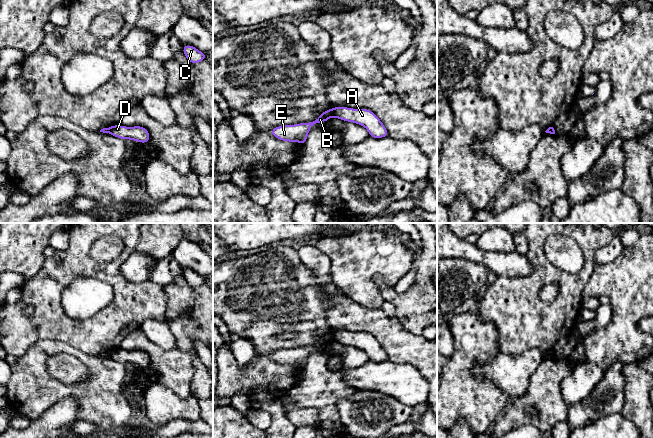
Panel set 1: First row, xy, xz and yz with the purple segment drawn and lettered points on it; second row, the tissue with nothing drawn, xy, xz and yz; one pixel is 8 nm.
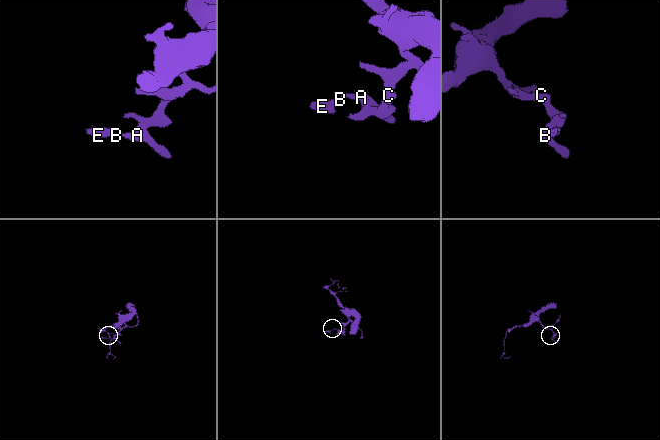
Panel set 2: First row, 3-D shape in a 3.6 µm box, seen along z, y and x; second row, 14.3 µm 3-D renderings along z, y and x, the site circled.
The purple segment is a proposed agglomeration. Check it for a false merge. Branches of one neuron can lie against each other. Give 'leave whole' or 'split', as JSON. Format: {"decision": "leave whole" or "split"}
{"decision": "split"}

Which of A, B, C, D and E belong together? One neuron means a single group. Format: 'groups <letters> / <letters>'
groups A C D / B E

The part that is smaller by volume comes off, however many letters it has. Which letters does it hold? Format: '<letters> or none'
B, E

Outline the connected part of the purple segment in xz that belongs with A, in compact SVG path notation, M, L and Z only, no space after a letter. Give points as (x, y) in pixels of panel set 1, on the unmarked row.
M333 331L333 341L347 346L354 346L364 350L372 362L383 362L389 360L388 354L376 340L368 333L352 333L347 331Z

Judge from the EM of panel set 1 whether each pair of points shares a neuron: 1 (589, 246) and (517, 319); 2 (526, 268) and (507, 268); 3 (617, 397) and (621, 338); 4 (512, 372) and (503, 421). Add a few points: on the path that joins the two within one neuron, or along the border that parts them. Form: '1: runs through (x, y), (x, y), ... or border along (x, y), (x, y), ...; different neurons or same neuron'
1: runs through (586, 271), (570, 292), (549, 313), (542, 313); same neuron
2: runs through (521, 268), (512, 268); same neuron
3: border along (624, 362), (613, 362), (604, 371); different neurons
4: border along (529, 381), (528, 388), (520, 395), (512, 398); different neurons

